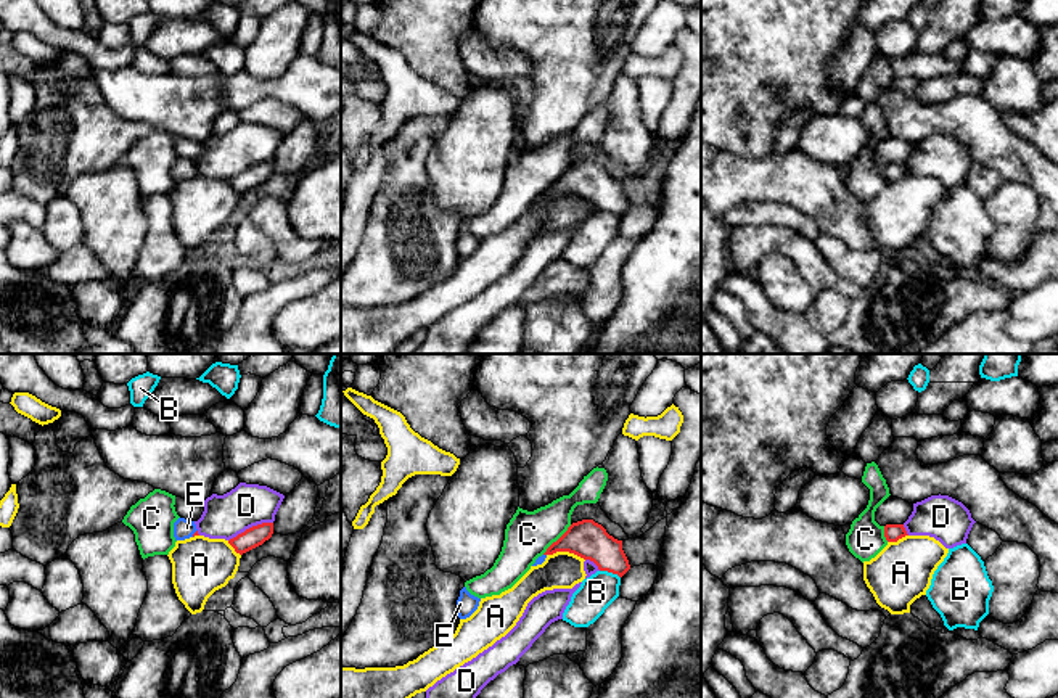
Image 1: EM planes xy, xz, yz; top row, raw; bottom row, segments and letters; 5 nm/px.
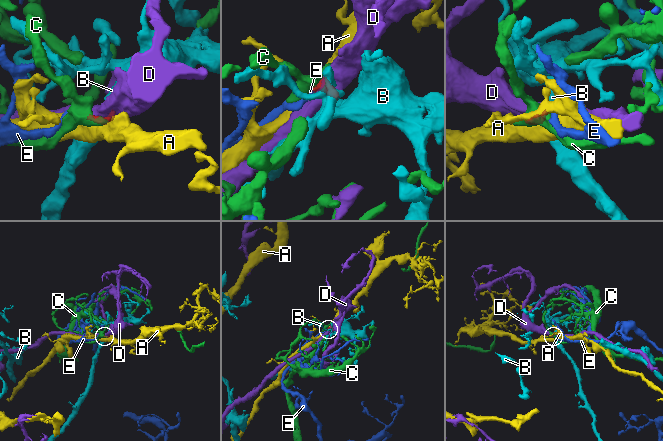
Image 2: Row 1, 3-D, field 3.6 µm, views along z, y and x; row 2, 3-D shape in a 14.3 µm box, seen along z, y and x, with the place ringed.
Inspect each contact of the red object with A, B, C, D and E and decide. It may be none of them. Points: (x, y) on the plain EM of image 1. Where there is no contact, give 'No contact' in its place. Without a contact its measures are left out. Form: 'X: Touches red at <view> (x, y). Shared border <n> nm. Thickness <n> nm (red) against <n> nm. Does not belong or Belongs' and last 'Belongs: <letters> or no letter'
A: Touches red at xz (566, 190). Shared border 190 nm. Thickness 190 nm (red) against 190 nm. Does not belong
B: Touches red at xz (610, 211). Shared border 110 nm. Thickness 190 nm (red) against 180 nm. Does not belong
C: Touches red at xz (558, 179). Shared border 220 nm. Thickness 190 nm (red) against 240 nm. Does not belong
D: Touches red at xy (250, 168). Shared border 240 nm. Thickness 100 nm (red) against 220 nm. Does not belong
E: Touches red at xy (195, 172). Shared border 50 nm. Thickness 20 nm (red) against 100 nm. Belongs
Belongs: E

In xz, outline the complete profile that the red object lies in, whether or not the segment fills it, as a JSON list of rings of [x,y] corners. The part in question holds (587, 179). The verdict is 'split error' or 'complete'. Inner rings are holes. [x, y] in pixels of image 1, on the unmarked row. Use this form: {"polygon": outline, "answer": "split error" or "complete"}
{"polygon": [[[593,159],[572,162],[568,170],[553,182],[543,195],[569,191],[593,201],[600,211],[622,217],[629,209],[629,199],[622,190],[622,180],[614,179]]], "answer": "complete"}

